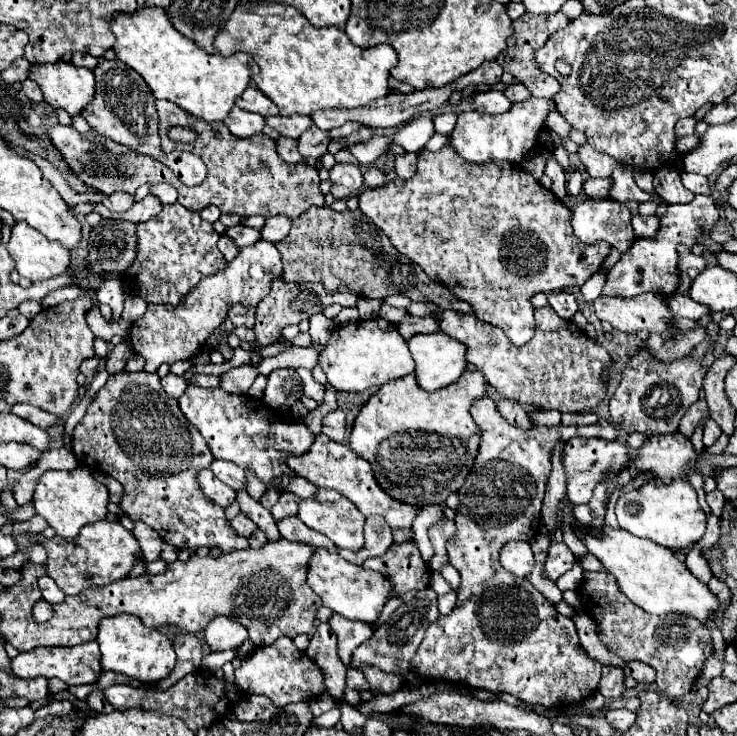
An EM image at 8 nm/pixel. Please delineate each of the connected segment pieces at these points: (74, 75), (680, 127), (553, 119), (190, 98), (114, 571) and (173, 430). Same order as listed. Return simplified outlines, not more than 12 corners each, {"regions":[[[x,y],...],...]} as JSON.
{"regions":[[[62,60],[34,64],[46,104],[78,116],[94,98],[94,74]],[[682,118],[676,124],[676,136],[694,134],[696,118]],[[556,108],[548,112],[544,126],[554,130],[560,136],[568,136],[568,122],[556,112]],[[162,8],[116,14],[116,58],[154,98],[228,118],[258,70],[204,52]],[[94,522],[76,542],[46,546],[48,576],[66,596],[126,578],[144,558],[120,522]],[[156,372],[112,374],[80,464],[176,548],[248,546],[196,476],[214,456]]]}

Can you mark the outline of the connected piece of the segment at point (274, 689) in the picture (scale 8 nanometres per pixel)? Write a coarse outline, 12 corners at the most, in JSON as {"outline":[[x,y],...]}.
{"outline":[[290,638],[236,670],[244,694],[280,708],[326,692],[322,668]]}

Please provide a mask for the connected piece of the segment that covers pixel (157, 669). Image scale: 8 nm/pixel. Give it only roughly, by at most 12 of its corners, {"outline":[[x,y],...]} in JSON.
{"outline":[[138,616],[98,626],[102,668],[142,682],[166,678],[172,642]]}

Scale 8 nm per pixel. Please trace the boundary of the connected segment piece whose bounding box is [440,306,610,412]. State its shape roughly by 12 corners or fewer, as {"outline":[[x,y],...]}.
{"outline":[[550,306],[514,346],[474,314],[444,310],[468,346],[504,398],[590,412],[610,354]]}

